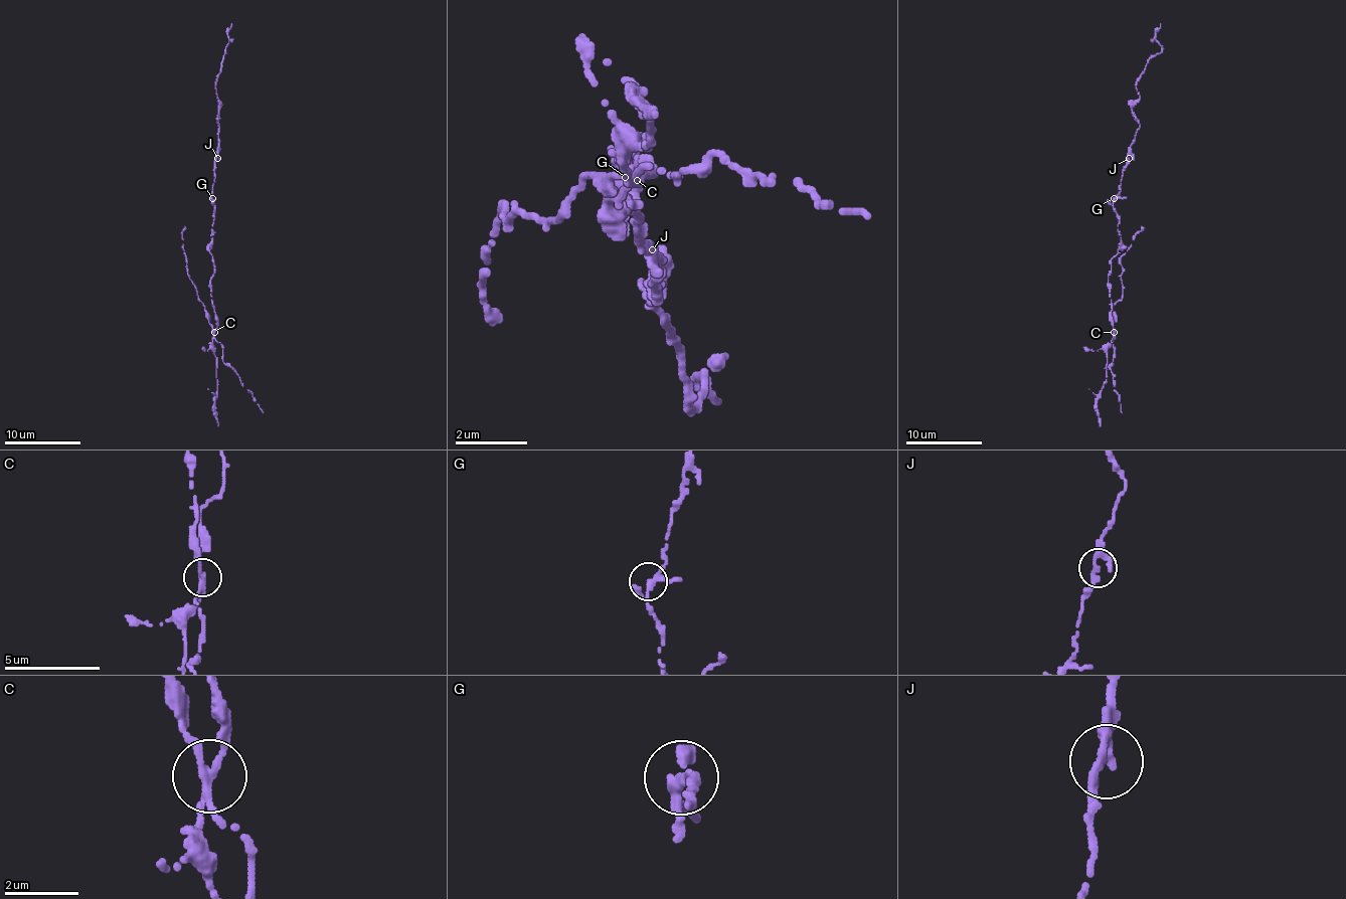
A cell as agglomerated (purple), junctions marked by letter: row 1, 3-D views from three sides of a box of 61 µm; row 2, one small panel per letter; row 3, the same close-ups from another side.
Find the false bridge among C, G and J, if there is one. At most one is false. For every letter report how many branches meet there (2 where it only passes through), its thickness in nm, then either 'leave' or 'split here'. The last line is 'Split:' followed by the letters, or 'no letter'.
C: 4 | 240 nm | split here
G: 4 | 200 nm | leave
J: 3 | 200 nm | leave
Split: C

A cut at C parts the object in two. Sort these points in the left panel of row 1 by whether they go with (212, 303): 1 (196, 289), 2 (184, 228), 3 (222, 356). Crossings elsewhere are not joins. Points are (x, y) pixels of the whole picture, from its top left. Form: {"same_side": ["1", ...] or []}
{"same_side": []}

